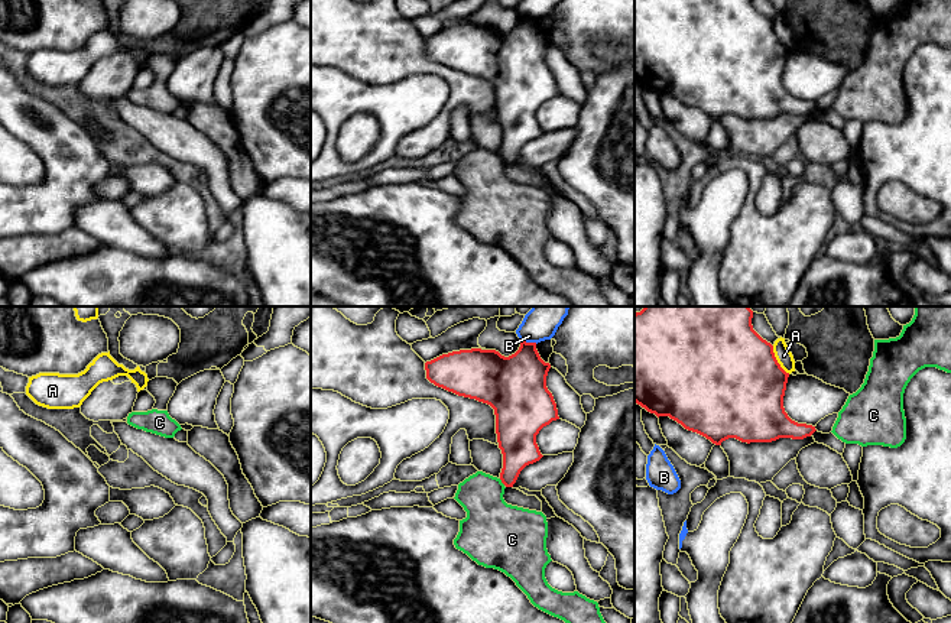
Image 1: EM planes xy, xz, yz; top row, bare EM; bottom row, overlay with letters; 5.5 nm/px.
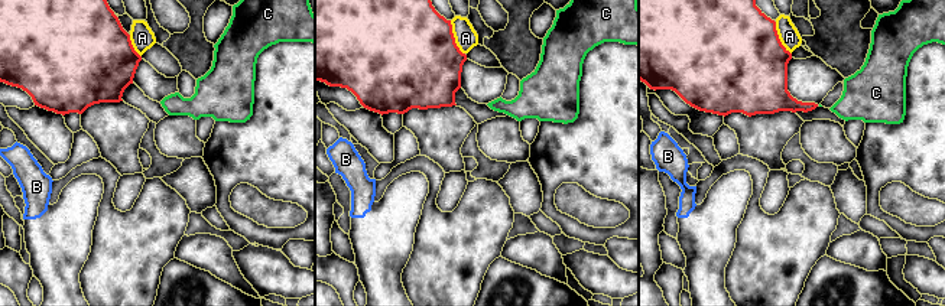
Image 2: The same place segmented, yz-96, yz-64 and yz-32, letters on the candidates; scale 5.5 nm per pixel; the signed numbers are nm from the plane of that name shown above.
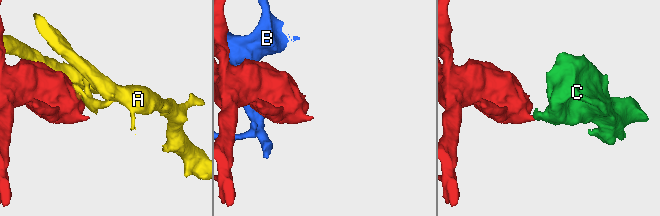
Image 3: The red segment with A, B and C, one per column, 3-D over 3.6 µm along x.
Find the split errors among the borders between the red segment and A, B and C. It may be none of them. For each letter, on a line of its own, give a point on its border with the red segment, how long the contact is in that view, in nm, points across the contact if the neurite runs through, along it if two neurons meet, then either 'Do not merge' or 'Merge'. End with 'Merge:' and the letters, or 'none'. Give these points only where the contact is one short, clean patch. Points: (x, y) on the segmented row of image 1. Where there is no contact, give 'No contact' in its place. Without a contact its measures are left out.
A: Touches red at yz (776, 360). Shared border 190 nm. Do not merge
B: Touches red at xz (529, 343). Shared border 90 nm. Do not merge
C: Touches red at xz (502, 482). Shared border 50 nm. Boundary: xz (499, 479), (505, 484). Do not merge
Merge: none

